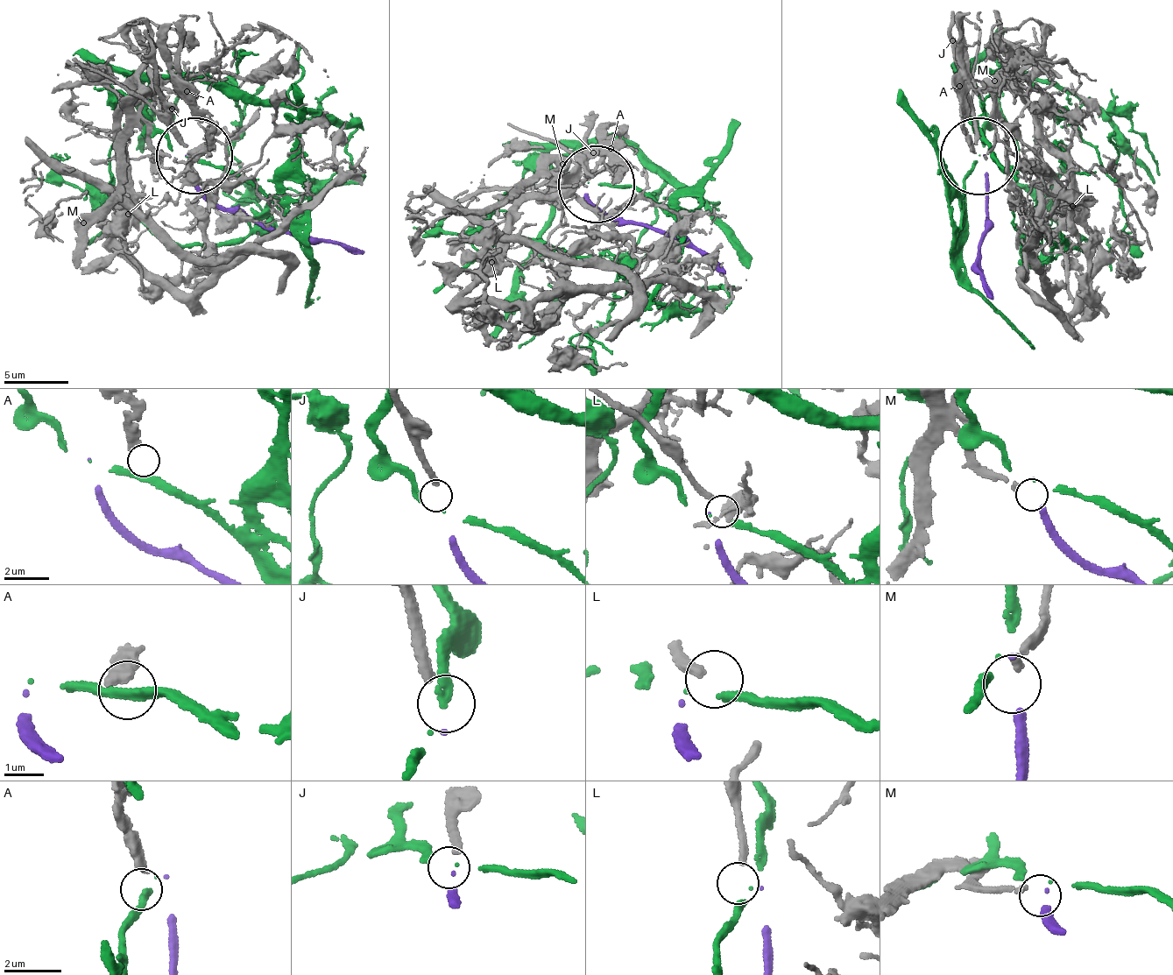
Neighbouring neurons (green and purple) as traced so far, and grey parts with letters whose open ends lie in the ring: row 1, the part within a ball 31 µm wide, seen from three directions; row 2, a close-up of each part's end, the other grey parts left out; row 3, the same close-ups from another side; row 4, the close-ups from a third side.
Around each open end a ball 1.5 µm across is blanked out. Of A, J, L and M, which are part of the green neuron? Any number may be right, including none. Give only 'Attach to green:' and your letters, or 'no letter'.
Attach to green: no letter

